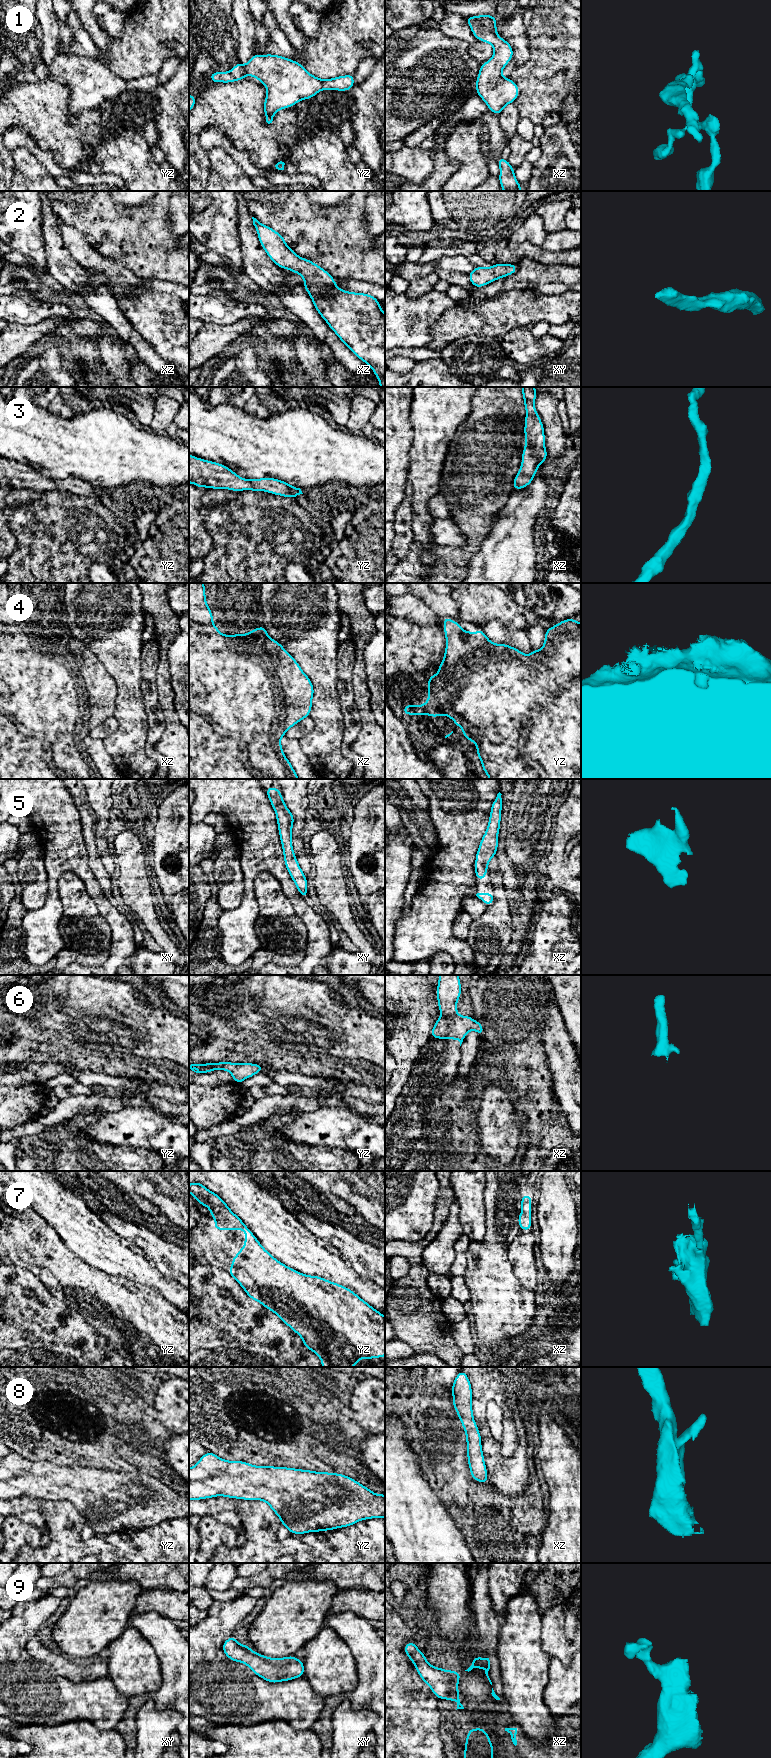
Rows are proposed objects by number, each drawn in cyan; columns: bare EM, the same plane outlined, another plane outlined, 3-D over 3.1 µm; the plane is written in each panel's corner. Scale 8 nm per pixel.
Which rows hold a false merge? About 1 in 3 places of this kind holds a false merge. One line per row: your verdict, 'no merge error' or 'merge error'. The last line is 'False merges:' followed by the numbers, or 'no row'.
1: no merge error
2: no merge error
3: no merge error
4: merge error
5: no merge error
6: no merge error
7: no merge error
8: no merge error
9: no merge error
False merges: 4

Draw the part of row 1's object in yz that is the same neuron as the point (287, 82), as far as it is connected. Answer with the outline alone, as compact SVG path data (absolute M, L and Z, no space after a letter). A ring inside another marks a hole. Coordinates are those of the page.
M254 54L246 65L238 62L229 72L212 72L209 78L213 83L230 83L243 80L246 75L254 76L266 86L264 113L268 124L272 123L273 116L279 110L294 106L303 99L311 99L321 90L347 91L354 86L353 74L333 79L319 79L307 72L299 62L273 54Z

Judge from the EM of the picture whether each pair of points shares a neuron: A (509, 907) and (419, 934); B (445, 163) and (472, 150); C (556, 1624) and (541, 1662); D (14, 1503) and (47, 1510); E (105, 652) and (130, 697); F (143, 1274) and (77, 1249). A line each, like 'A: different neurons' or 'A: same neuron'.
A: different neurons
B: different neurons
C: different neurons
D: same neuron
E: same neuron
F: same neuron

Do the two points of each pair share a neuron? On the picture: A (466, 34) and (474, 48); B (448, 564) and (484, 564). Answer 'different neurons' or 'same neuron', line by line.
A: different neurons
B: different neurons

